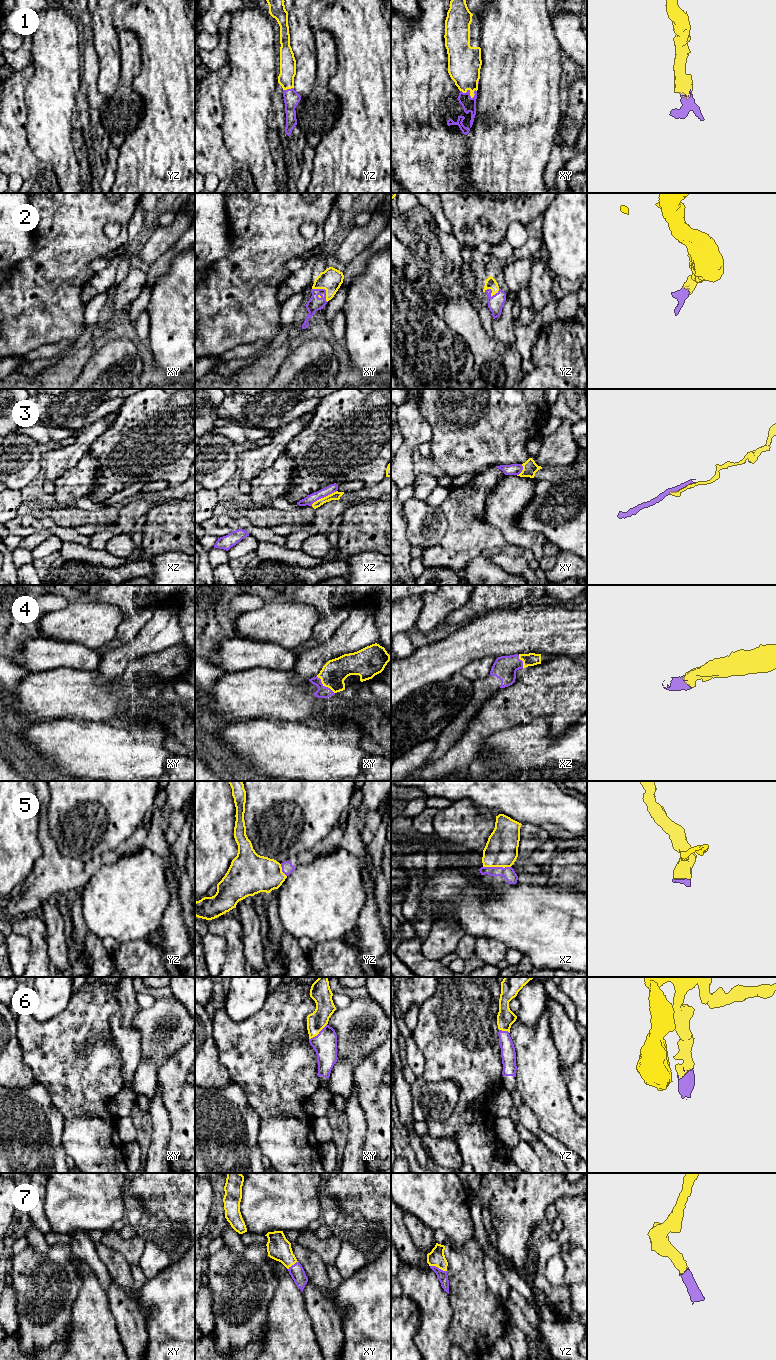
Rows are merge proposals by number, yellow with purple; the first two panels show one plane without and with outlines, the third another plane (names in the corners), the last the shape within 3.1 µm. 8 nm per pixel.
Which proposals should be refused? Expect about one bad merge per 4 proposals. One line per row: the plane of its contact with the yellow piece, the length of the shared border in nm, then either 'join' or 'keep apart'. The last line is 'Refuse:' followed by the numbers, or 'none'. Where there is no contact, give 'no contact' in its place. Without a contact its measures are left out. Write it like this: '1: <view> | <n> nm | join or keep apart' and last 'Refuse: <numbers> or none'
1: xy | 140 nm | join
2: yz | 130 nm | join
3: xz | 240 nm | keep apart
4: xy | 200 nm | join
5: xz | 220 nm | join
6: xy | 190 nm | join
7: yz | 140 nm | join
Refuse: 3

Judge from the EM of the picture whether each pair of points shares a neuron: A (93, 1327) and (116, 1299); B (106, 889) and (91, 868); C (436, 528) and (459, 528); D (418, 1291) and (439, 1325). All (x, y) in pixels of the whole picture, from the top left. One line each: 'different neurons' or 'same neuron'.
A: different neurons
B: different neurons
C: different neurons
D: same neuron

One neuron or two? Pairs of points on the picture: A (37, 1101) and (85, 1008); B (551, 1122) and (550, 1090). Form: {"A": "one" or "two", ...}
{"A": "two", "B": "one"}

